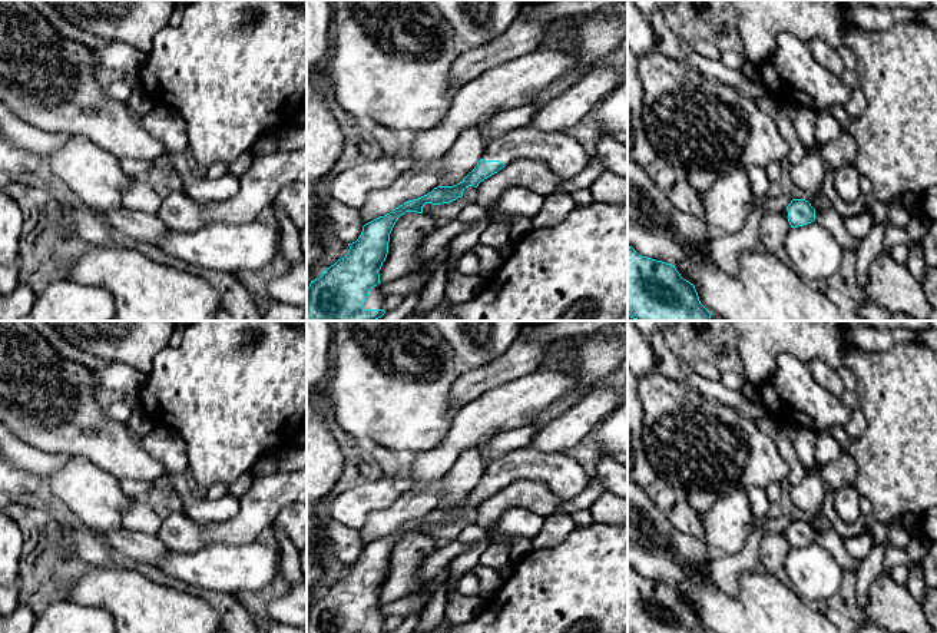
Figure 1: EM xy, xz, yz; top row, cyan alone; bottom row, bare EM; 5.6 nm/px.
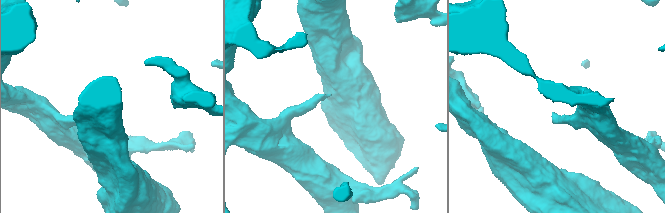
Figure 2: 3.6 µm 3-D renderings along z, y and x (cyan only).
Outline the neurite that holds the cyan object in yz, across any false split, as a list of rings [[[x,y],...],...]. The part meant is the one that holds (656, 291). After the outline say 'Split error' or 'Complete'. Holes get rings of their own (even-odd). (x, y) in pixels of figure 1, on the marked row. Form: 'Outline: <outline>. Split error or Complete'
Outline: [[[628,245],[628,316],[636,321],[711,321],[701,304],[695,285],[683,279],[675,265],[639,255]]]. Complete

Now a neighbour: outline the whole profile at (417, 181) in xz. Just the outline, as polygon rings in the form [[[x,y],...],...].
[[[441,159],[405,168],[387,189],[371,190],[358,209],[365,225],[390,213],[407,200],[421,198],[438,186],[446,165]]]

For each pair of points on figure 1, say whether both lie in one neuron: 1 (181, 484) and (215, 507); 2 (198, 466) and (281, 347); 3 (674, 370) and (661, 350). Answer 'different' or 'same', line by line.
1: same
2: same
3: same

